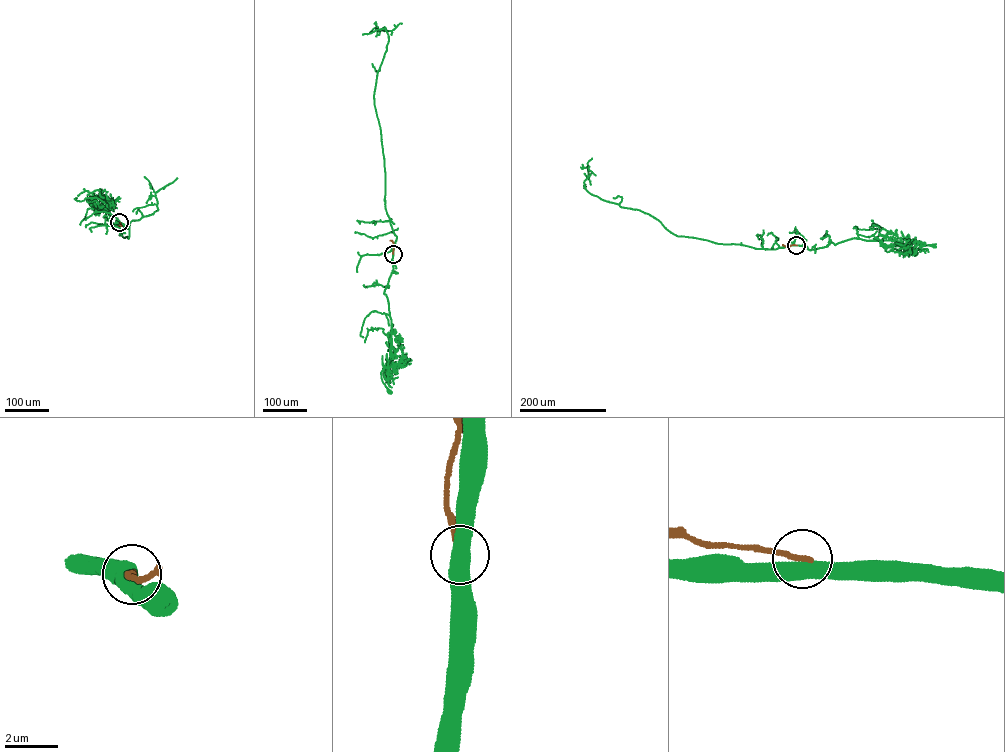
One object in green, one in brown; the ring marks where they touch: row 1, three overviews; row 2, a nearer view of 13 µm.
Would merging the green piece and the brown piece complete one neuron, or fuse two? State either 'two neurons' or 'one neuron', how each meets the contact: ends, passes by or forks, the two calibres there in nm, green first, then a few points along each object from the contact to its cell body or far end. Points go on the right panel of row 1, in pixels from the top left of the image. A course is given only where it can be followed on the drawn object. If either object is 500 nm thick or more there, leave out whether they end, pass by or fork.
two neurons; calibres 550 and 240 nm; course green (796, 245), (811, 249), (854, 238), (897, 240), (906, 248), (913, 243), (934, 246); course brown (796, 245), (782, 244)

